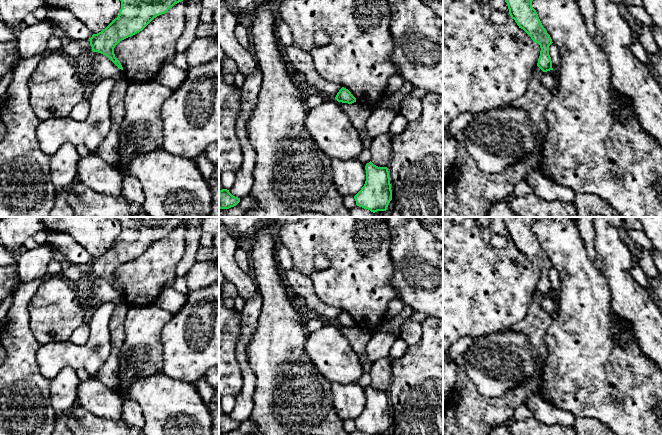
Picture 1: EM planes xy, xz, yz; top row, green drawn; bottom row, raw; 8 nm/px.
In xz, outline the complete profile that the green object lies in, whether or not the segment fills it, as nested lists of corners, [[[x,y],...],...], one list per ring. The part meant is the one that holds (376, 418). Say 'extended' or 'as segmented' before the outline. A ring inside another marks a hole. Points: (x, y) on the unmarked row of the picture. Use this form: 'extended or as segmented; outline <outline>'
as segmented; outline [[[370,385],[365,394],[365,408],[354,420],[356,429],[370,435],[386,435],[392,424],[388,392],[378,391]]]

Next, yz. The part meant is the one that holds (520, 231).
as segmented; outline [[[503,217],[509,238],[519,252],[523,253],[531,263],[540,269],[541,275],[537,290],[547,296],[553,294],[549,279],[549,270],[553,267],[550,259],[543,251],[532,225],[540,217]]]

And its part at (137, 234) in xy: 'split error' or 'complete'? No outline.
complete

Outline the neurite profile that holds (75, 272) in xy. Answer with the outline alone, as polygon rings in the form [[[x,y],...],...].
[[[71,264],[60,276],[72,284],[83,277],[90,278],[92,276],[92,271],[89,264]]]

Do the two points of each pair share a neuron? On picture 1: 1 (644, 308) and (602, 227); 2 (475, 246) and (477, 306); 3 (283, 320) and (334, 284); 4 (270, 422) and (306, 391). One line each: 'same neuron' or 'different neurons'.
1: same neuron
2: same neuron
3: different neurons
4: same neuron

